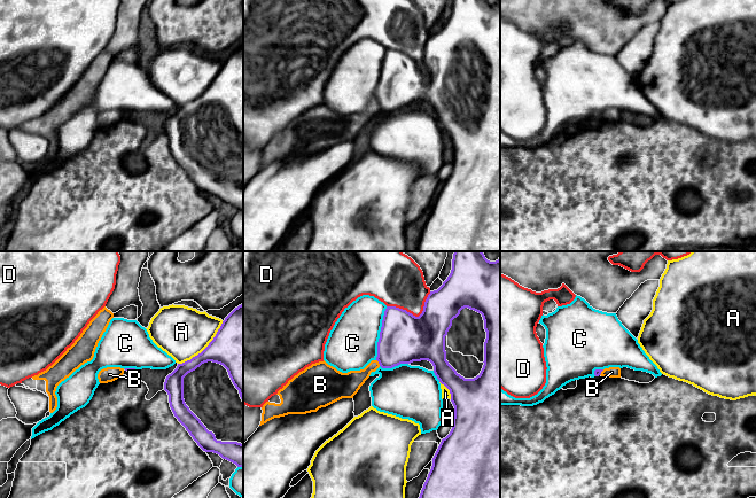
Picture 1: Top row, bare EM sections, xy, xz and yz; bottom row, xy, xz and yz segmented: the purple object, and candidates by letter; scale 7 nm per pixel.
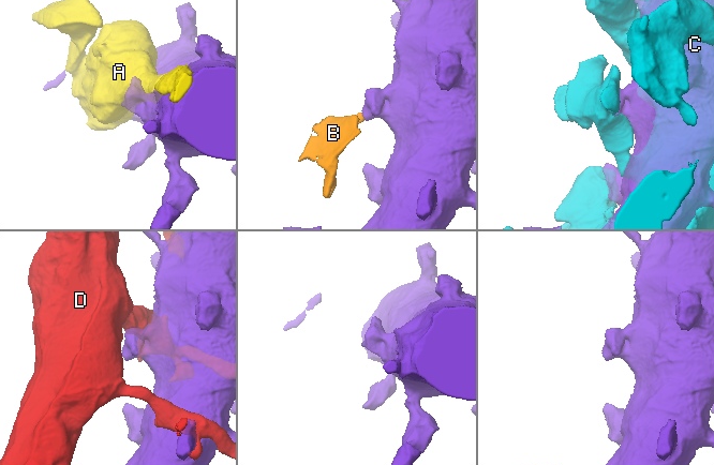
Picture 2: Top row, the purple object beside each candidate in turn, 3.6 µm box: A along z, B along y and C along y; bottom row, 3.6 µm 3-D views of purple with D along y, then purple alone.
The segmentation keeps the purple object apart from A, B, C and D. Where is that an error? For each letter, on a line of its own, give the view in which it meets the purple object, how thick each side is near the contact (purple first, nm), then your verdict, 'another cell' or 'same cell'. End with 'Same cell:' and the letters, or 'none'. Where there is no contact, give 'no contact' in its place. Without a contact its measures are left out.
A: meets purple in xy; 380 nm thick on the purple side, 360 nm on the other; another cell
B: meets purple in xz; 340 nm thick on the purple side, 150 nm on the other; another cell
C: meets purple in xz; 340 nm thick on the purple side, 360 nm on the other; another cell
D: meets purple in xz; 340 nm thick on the purple side, 320 nm on the other; another cell
Same cell: none

